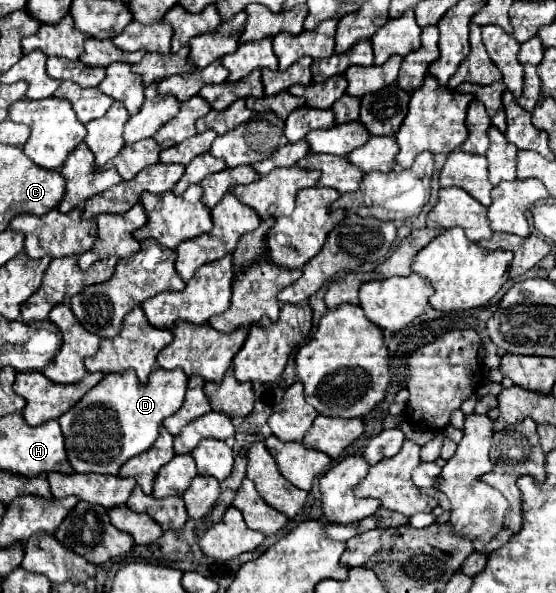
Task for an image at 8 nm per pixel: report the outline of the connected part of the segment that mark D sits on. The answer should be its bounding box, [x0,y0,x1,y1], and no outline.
[59,368,189,474]

